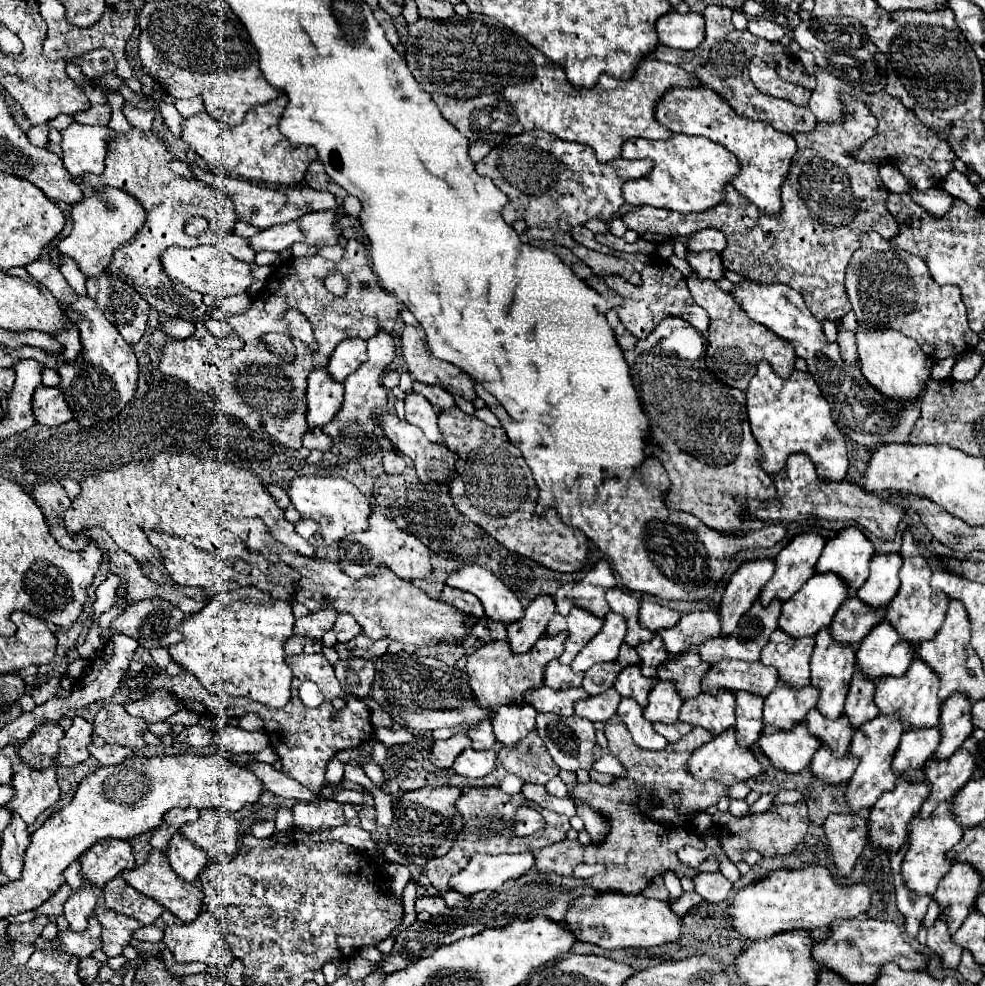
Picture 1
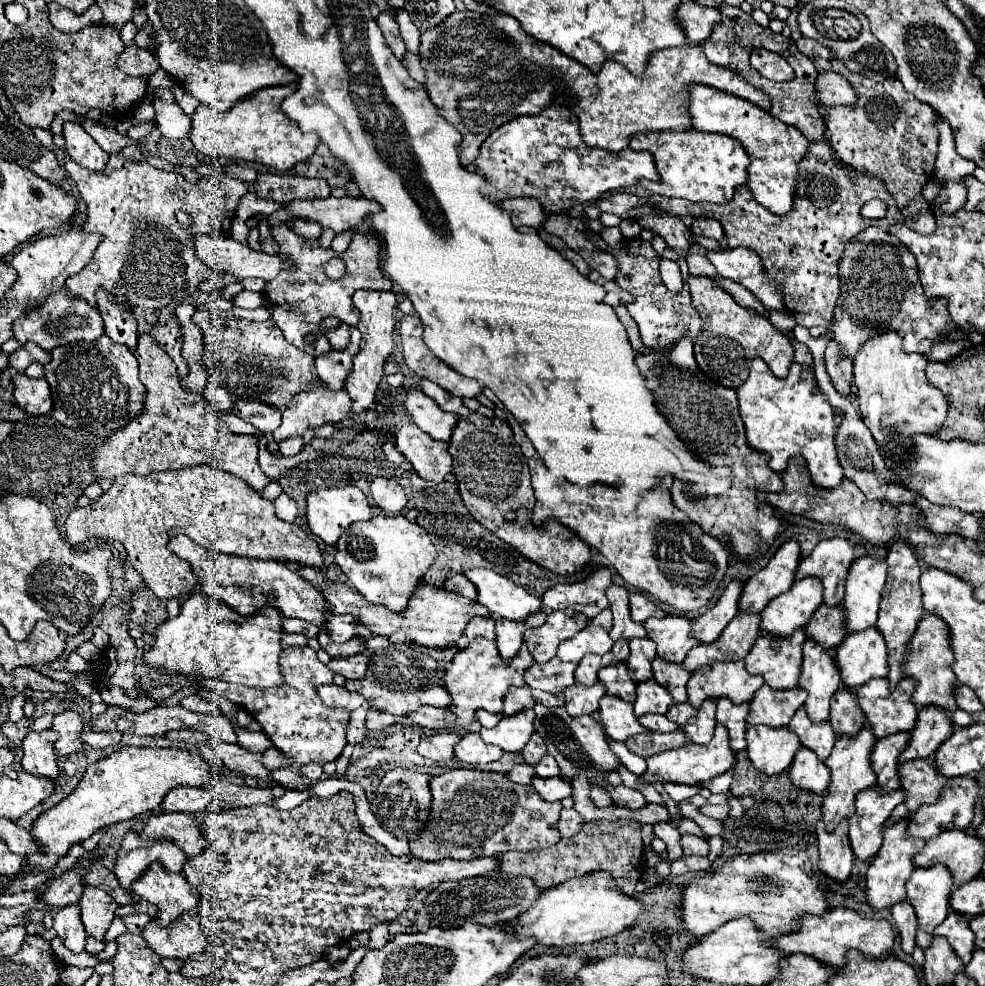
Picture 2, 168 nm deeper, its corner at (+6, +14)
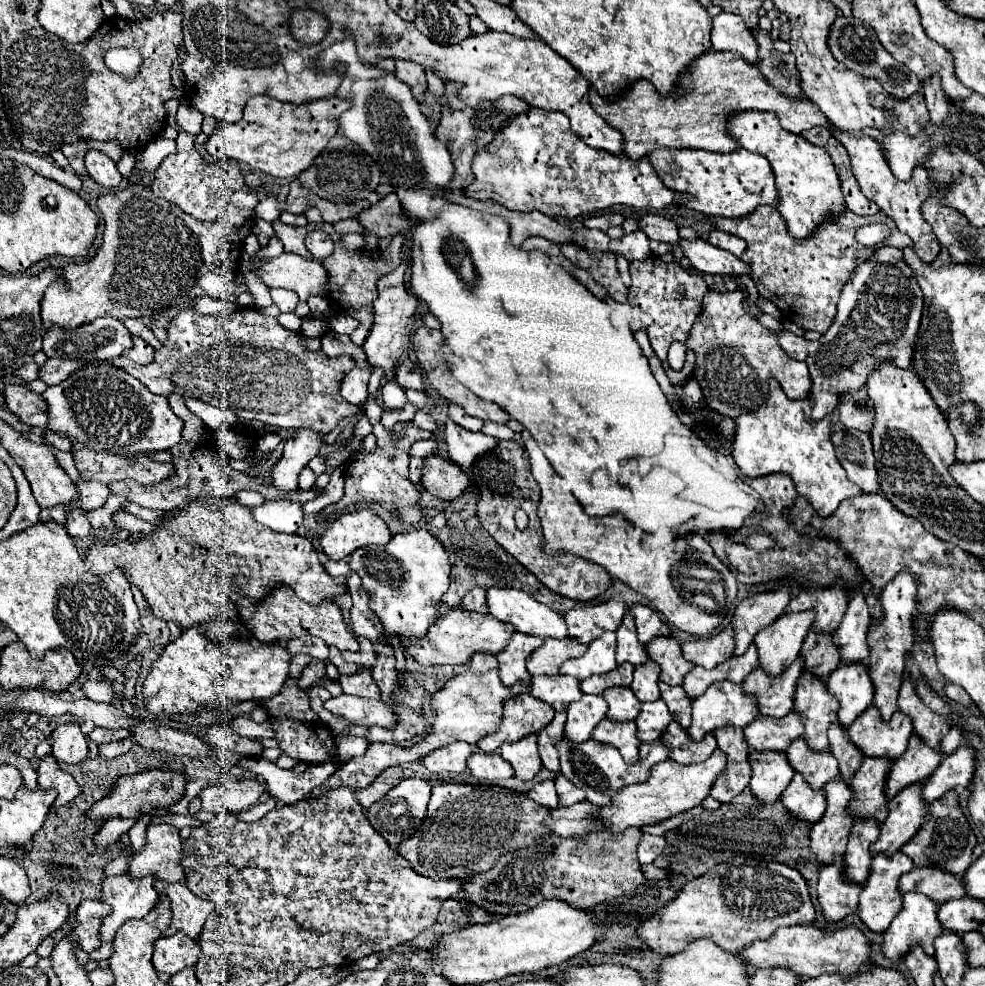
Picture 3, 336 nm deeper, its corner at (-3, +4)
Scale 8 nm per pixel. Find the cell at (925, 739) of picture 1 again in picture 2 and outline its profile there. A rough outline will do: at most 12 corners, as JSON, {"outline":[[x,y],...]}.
{"outline":[[909,731],[883,737],[871,755],[885,793],[901,787],[899,757]]}

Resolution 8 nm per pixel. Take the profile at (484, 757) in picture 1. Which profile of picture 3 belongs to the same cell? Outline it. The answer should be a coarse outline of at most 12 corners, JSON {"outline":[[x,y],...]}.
{"outline":[[474,753],[468,769],[482,781],[510,779],[512,767],[496,753]]}

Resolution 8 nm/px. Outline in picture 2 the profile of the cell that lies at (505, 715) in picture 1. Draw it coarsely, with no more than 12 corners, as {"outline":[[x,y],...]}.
{"outline":[[533,709],[481,729],[487,743],[517,753],[533,733]]}

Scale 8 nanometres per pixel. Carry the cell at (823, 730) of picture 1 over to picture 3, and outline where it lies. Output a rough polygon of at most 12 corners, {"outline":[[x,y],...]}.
{"outline":[[804,739],[786,751],[788,763],[812,789],[838,777],[828,751],[810,751]]}

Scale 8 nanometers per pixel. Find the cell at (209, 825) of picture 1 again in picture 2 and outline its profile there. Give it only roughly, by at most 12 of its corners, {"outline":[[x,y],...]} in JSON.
{"outline":[[157,813],[141,831],[175,841],[189,857],[205,839],[197,815]]}

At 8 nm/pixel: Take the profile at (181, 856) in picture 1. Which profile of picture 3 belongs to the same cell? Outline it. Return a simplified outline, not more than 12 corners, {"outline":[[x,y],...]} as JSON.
{"outline":[[106,877],[98,901],[110,905],[100,941],[112,943],[128,919],[158,899],[152,877]]}

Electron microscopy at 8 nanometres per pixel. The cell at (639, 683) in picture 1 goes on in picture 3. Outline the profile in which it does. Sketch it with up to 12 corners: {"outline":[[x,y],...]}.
{"outline":[[612,687],[608,701],[608,719],[634,721],[640,701],[628,687]]}

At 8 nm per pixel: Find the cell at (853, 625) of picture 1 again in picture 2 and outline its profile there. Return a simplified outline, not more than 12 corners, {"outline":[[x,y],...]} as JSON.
{"outline":[[821,605],[805,633],[825,649],[847,637],[843,605]]}

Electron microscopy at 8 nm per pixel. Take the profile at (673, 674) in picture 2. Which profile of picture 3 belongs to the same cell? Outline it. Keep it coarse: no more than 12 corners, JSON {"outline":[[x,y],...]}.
{"outline":[[660,681],[660,697],[680,727],[690,727],[692,699]]}

